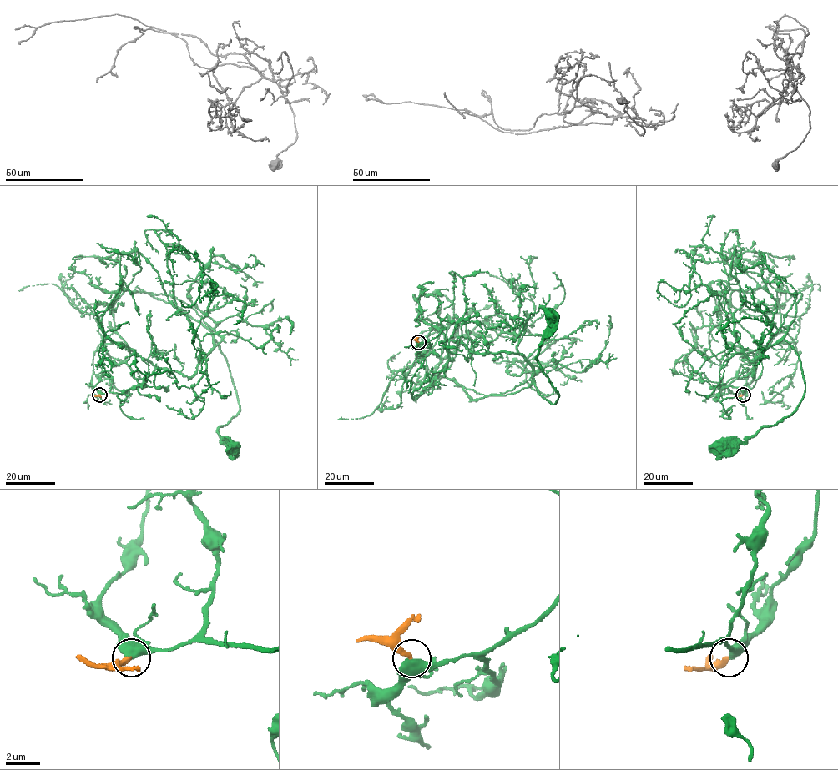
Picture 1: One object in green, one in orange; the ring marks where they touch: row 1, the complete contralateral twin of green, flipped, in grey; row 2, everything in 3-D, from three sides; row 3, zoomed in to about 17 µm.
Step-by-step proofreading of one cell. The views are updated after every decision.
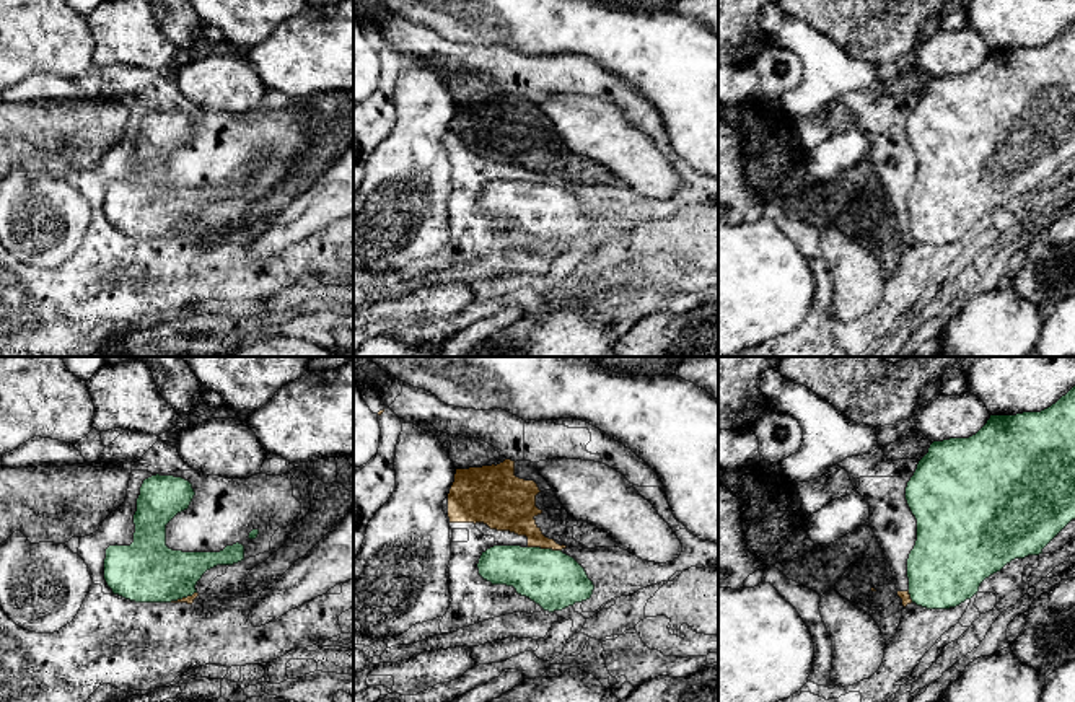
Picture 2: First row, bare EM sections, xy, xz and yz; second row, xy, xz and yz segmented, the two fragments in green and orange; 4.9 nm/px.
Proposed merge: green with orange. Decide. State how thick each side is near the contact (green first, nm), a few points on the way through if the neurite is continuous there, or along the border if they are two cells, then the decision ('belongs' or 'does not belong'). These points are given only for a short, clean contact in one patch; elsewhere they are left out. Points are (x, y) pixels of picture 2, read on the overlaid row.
280 nm thick on the green side, 220 nm on the other; border along xz (528, 546), (561, 551); does not belong

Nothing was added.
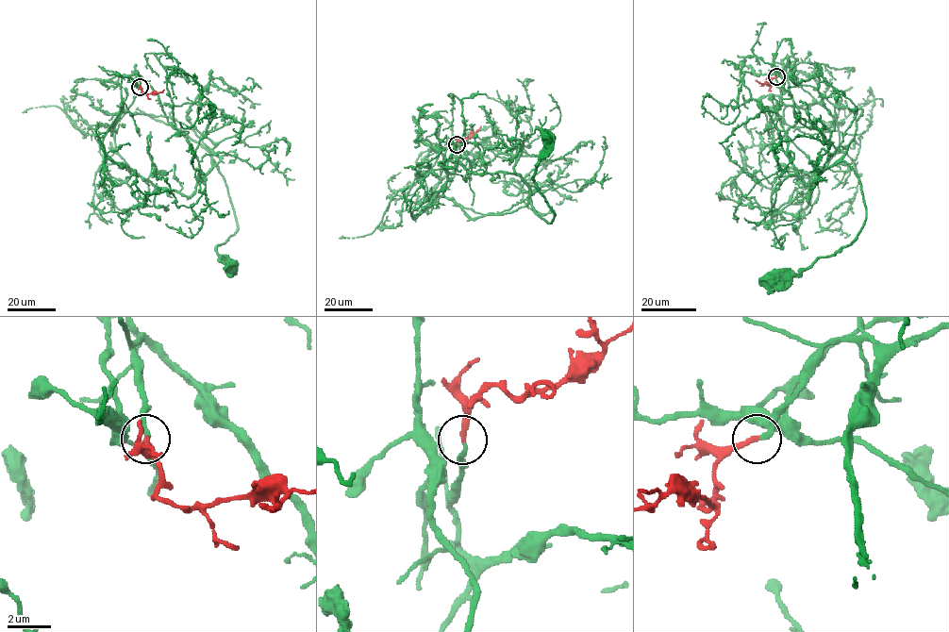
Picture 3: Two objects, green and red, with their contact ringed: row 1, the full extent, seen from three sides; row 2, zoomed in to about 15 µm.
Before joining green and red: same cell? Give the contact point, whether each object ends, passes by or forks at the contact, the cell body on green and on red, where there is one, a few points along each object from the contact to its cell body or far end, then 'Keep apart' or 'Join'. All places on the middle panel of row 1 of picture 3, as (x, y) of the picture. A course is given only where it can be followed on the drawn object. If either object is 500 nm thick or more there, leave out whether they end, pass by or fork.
Place: (457, 144). At the ring green ends. At the ring red ends. Soma of green: (548, 139). Soma of red: none. Course of green: (457, 144), (457, 158), (484, 165), (511, 154), (550, 223), (533, 178), (547, 137). Course of red: (457, 143), (458, 139), (469, 138), (481, 125). Join

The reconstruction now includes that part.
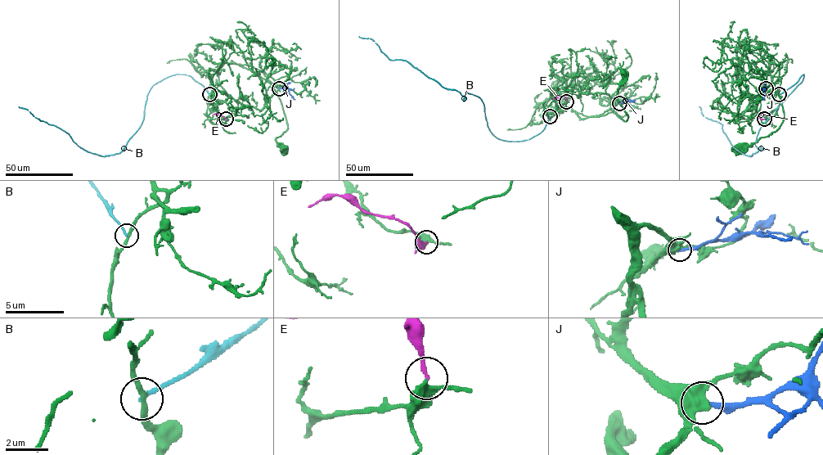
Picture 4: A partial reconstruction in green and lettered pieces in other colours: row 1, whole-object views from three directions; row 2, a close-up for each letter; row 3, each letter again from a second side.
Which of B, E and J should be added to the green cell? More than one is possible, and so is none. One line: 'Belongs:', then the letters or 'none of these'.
Belongs: none of these

